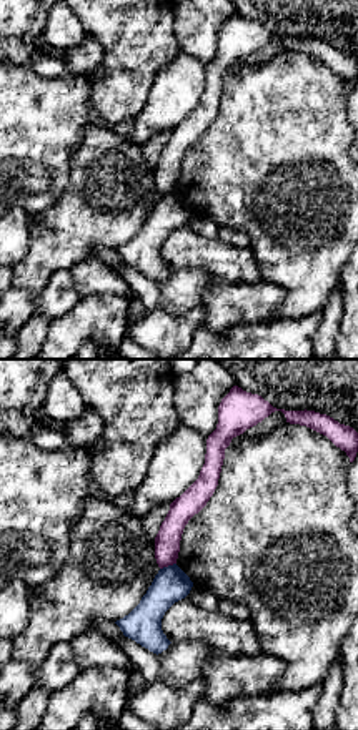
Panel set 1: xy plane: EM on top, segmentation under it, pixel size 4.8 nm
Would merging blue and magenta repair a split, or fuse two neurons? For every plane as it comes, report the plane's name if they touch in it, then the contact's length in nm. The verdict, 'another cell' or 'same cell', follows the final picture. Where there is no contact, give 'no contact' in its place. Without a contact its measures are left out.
xy | 90 nm

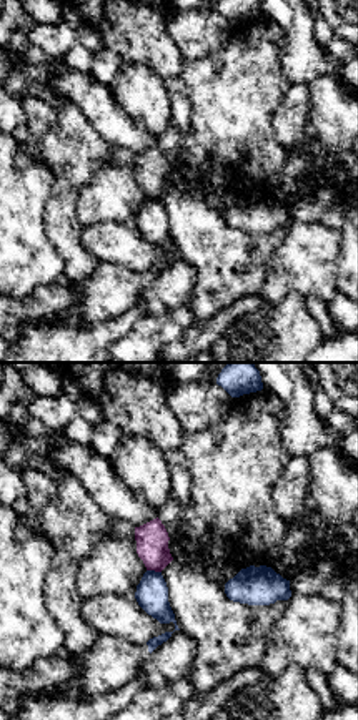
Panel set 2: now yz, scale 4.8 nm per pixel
yz | 70 nm

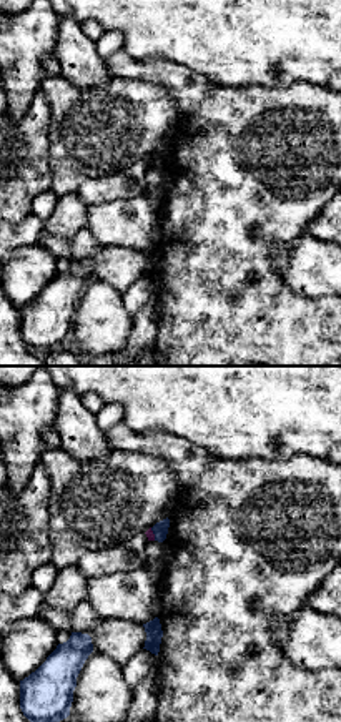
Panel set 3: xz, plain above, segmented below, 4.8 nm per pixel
xz | 70 nm

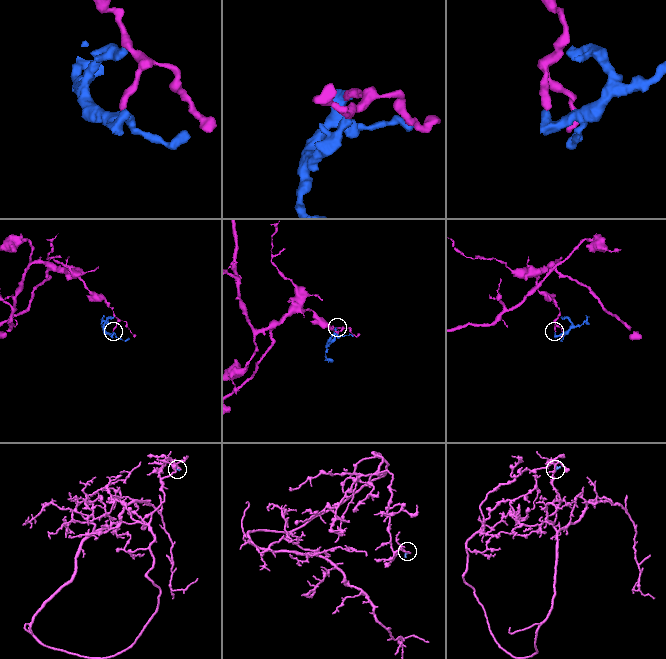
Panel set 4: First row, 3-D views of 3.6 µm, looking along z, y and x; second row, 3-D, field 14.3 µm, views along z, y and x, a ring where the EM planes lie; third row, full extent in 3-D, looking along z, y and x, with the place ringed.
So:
another cell

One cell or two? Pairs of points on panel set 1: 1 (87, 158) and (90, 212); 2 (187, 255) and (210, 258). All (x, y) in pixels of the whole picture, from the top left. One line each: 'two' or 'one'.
1: one
2: one

